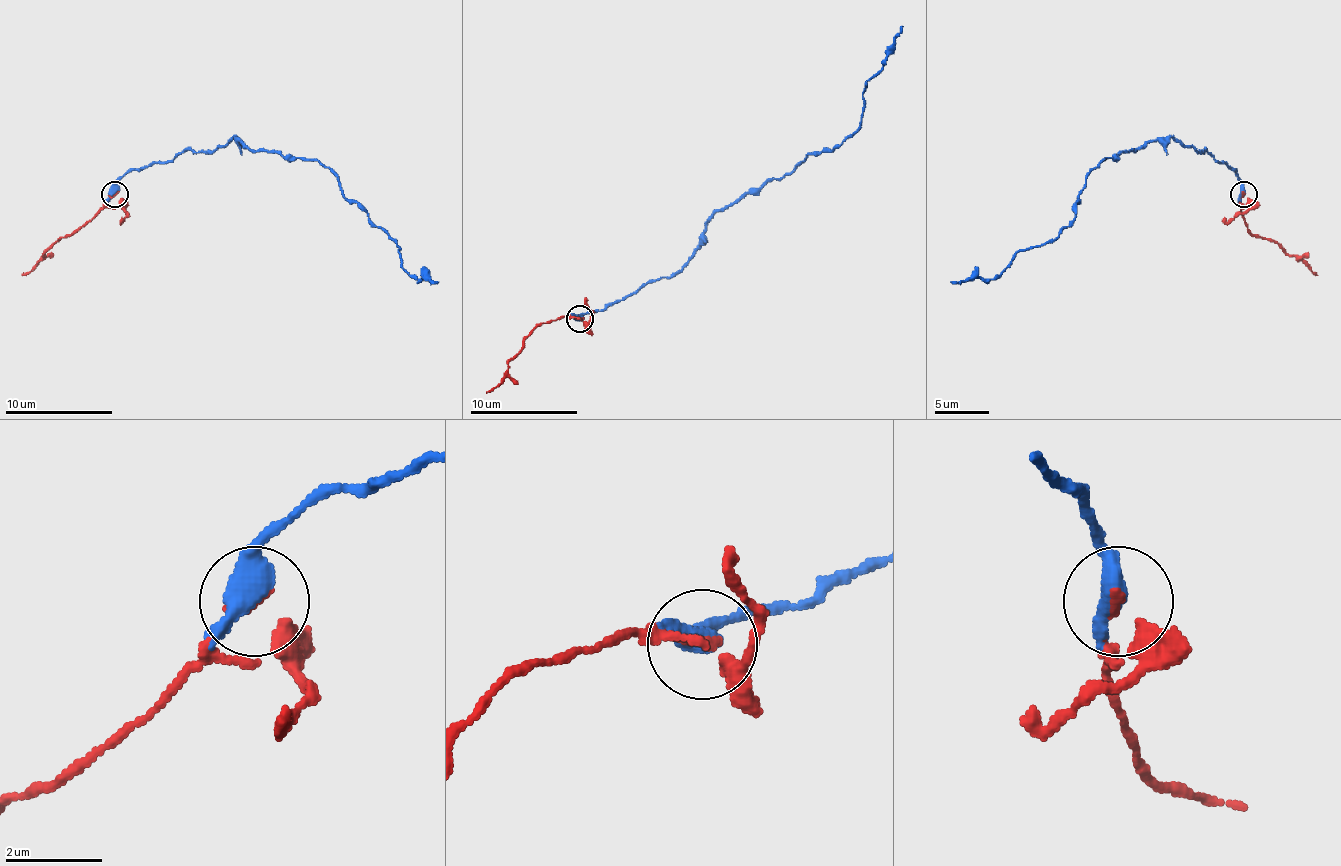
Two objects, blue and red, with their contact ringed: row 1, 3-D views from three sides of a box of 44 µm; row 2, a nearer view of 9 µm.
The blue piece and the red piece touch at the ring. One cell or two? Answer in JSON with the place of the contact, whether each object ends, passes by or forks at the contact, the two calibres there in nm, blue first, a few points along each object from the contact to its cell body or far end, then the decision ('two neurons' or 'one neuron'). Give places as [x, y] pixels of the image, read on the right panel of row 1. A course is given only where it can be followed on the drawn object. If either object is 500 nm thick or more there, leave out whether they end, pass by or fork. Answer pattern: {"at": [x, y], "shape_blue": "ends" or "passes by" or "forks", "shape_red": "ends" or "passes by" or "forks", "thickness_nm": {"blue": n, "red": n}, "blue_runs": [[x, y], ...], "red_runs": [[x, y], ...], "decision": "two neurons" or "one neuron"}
{"at": [1243, 194], "shape_blue": "passes by", "shape_red": "ends", "thickness_nm": {"blue": 440, "red": 120}, "blue_runs": [[1243, 195], [1205, 149], [1148, 141], [1102, 160], [1051, 243], [1021, 249], [992, 278], [951, 284]], "red_runs": [[1243, 195], [1248, 197], [1248, 205], [1243, 208], [1248, 230], [1275, 241], [1318, 276]], "decision": "one neuron"}

